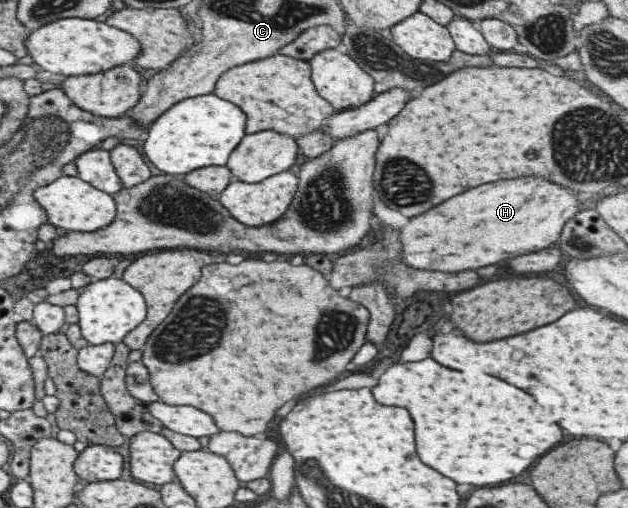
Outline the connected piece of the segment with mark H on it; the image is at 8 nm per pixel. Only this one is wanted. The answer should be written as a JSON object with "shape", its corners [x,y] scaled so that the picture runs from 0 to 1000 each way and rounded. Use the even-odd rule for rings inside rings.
{"shape":[[[823,348],[823,352],[798,352],[798,356],[772,360],[705,396],[699,411],[689,407],[674,423],[651,431],[651,439],[635,451],[634,467],[642,490],[637,510],[639,516],[661,530],[677,530],[680,522],[683,533],[712,533],[712,537],[785,522],[791,514],[814,510],[820,502],[833,502],[842,494],[858,494],[884,478],[896,441],[912,431],[922,411],[925,400],[919,394],[919,378],[884,364],[877,356],[868,356],[861,348]]]}

